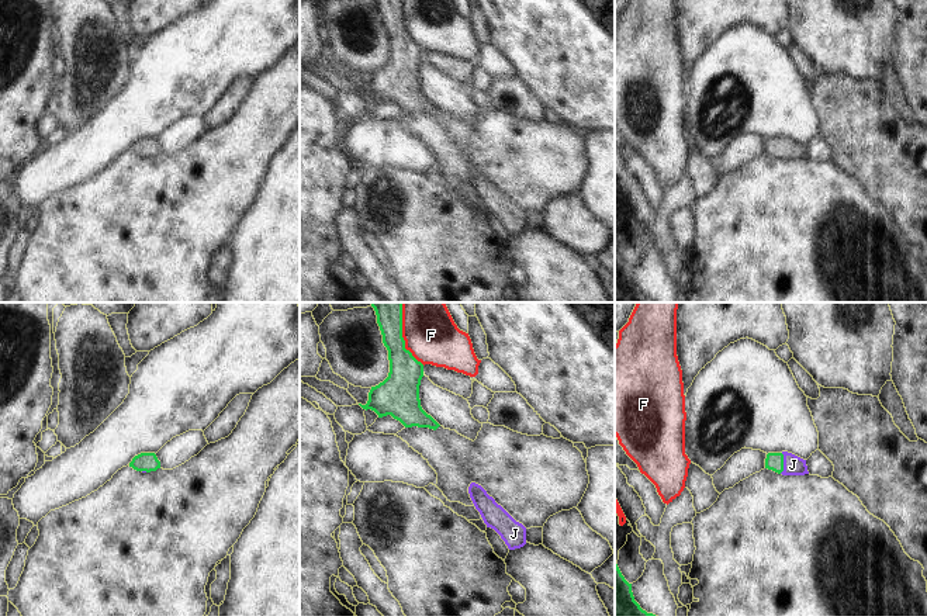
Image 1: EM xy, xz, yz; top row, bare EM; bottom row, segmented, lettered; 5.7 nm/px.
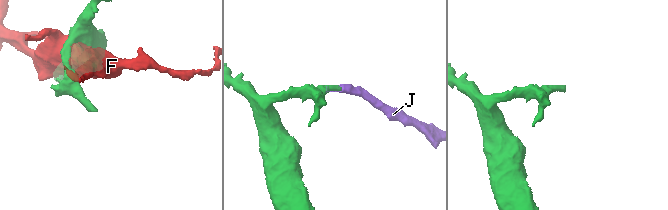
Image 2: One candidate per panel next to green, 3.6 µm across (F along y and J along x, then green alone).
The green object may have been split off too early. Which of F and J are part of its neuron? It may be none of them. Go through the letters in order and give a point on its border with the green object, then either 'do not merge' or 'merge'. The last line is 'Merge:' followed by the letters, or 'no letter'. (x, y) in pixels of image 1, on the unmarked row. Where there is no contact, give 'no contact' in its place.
F: xz (404, 26) | do not merge
J: yz (782, 148) | merge
Merge: J

